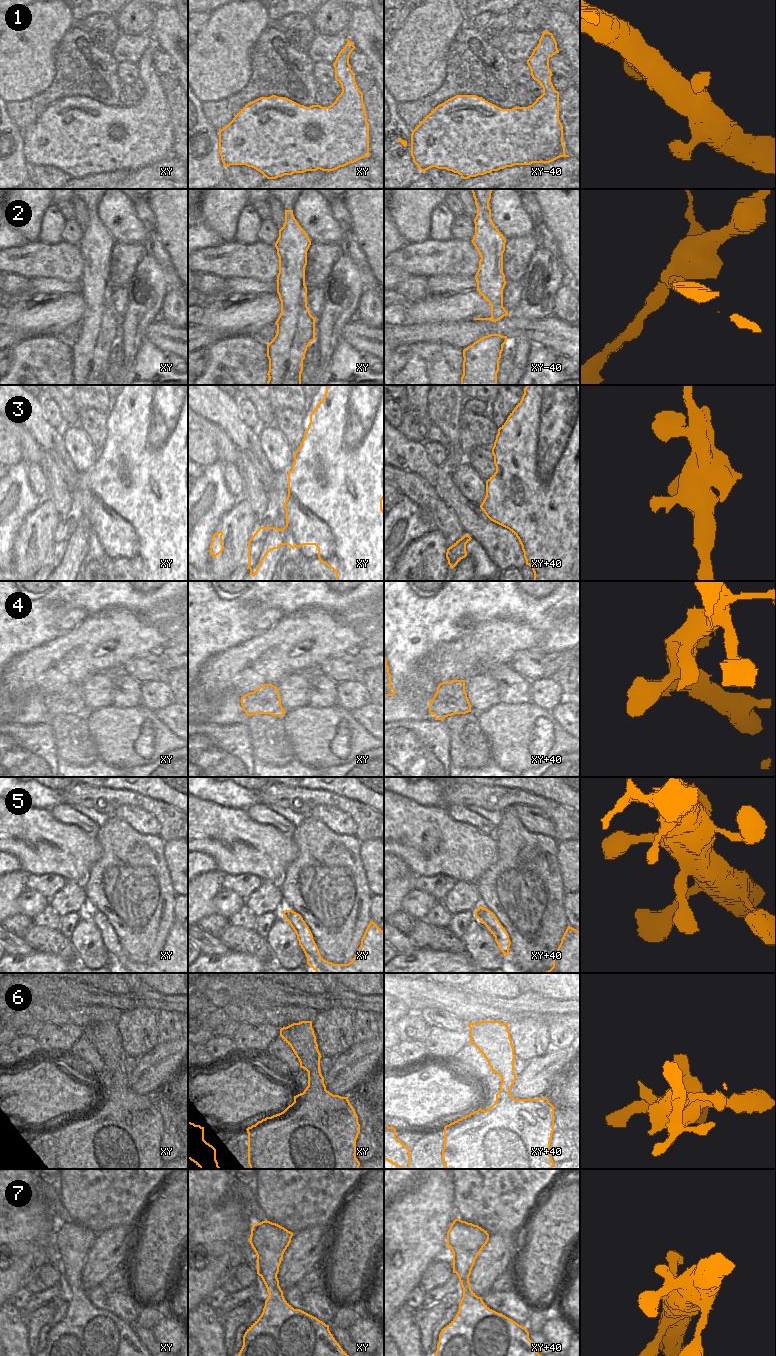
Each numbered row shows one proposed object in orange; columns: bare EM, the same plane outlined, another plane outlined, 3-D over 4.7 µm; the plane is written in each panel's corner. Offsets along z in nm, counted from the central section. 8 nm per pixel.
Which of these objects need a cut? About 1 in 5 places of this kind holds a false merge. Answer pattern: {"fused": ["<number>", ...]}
{"fused": ["2"]}

